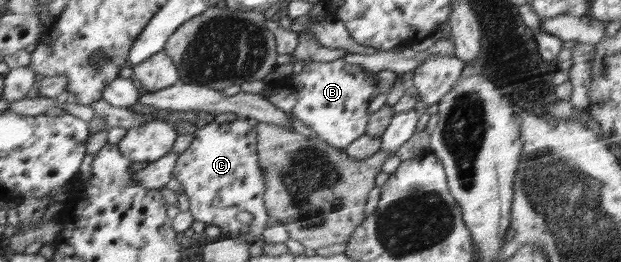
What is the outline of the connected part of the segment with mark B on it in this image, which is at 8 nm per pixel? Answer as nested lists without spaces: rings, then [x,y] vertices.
[[[340,58],[331,62],[312,61],[305,64],[302,72],[296,76],[290,73],[281,76],[278,81],[265,85],[263,97],[280,110],[294,114],[316,132],[319,139],[337,149],[346,150],[348,145],[368,132],[368,106],[374,94],[375,72],[354,63],[346,63],[344,58]]]

